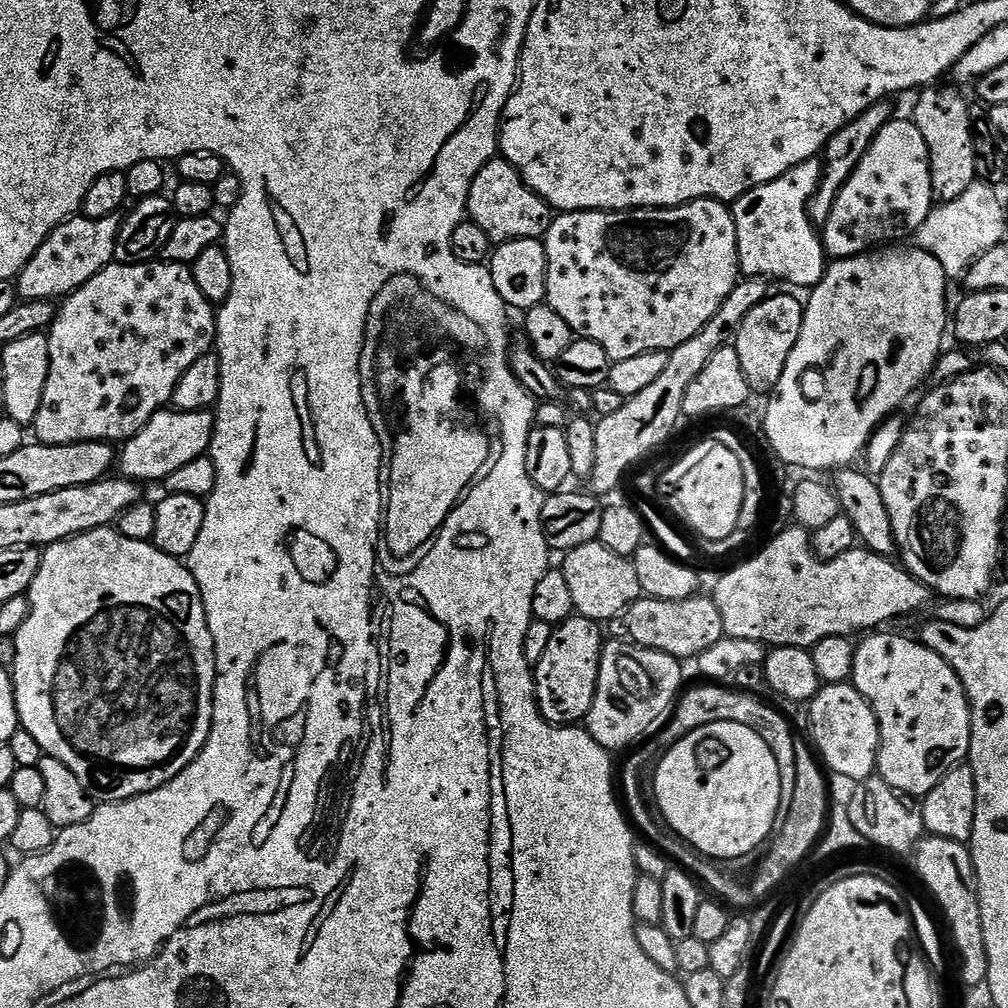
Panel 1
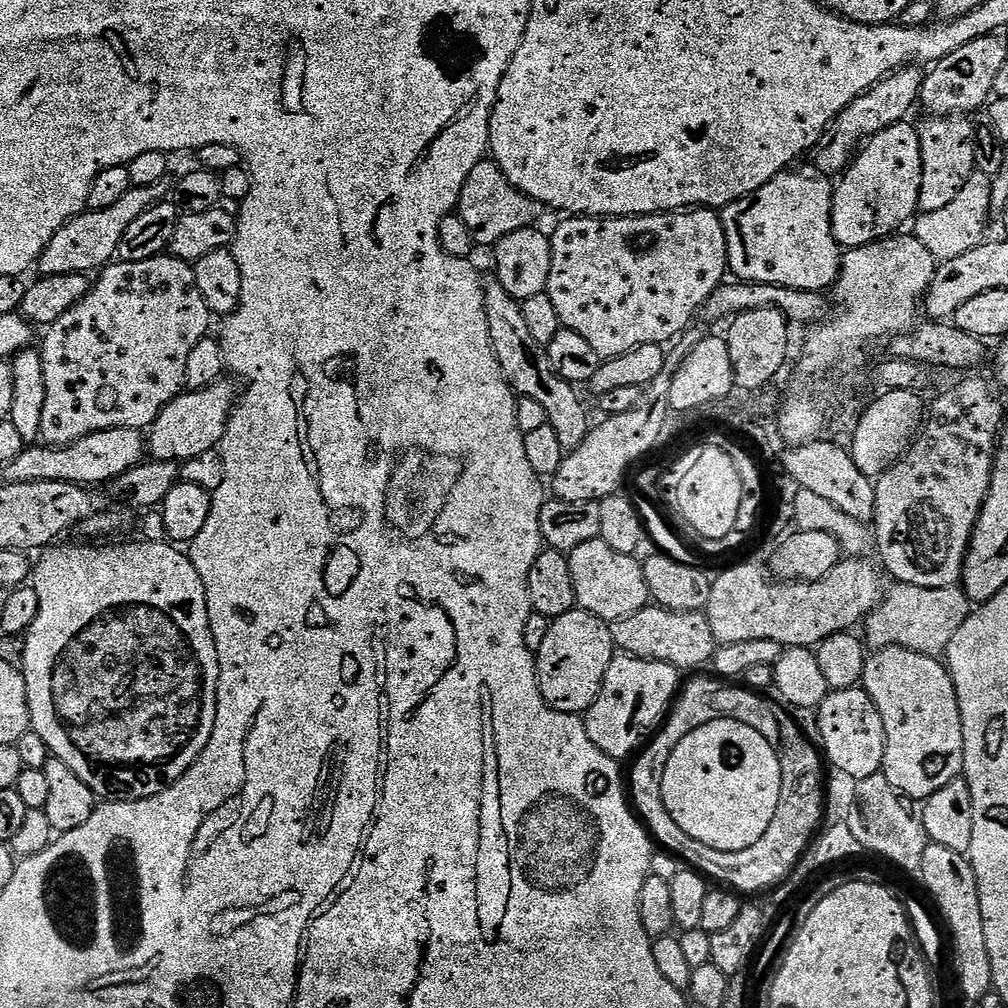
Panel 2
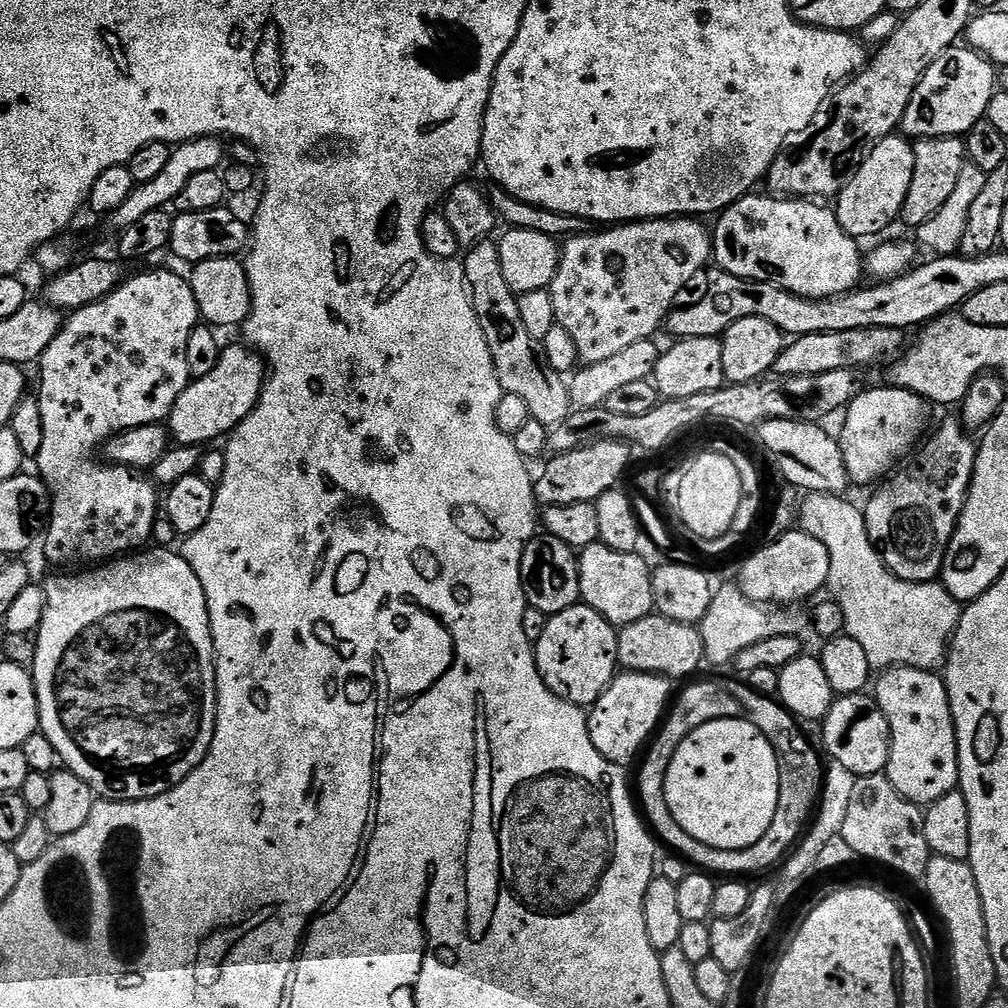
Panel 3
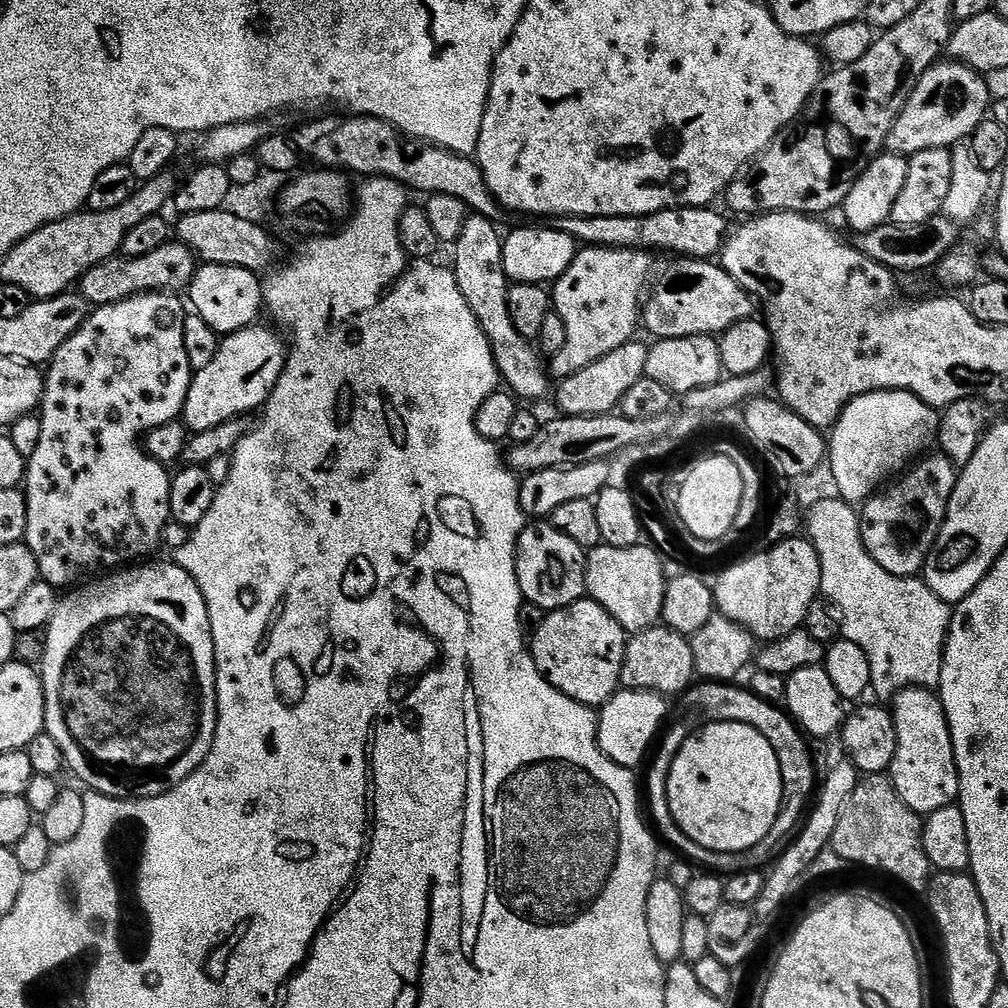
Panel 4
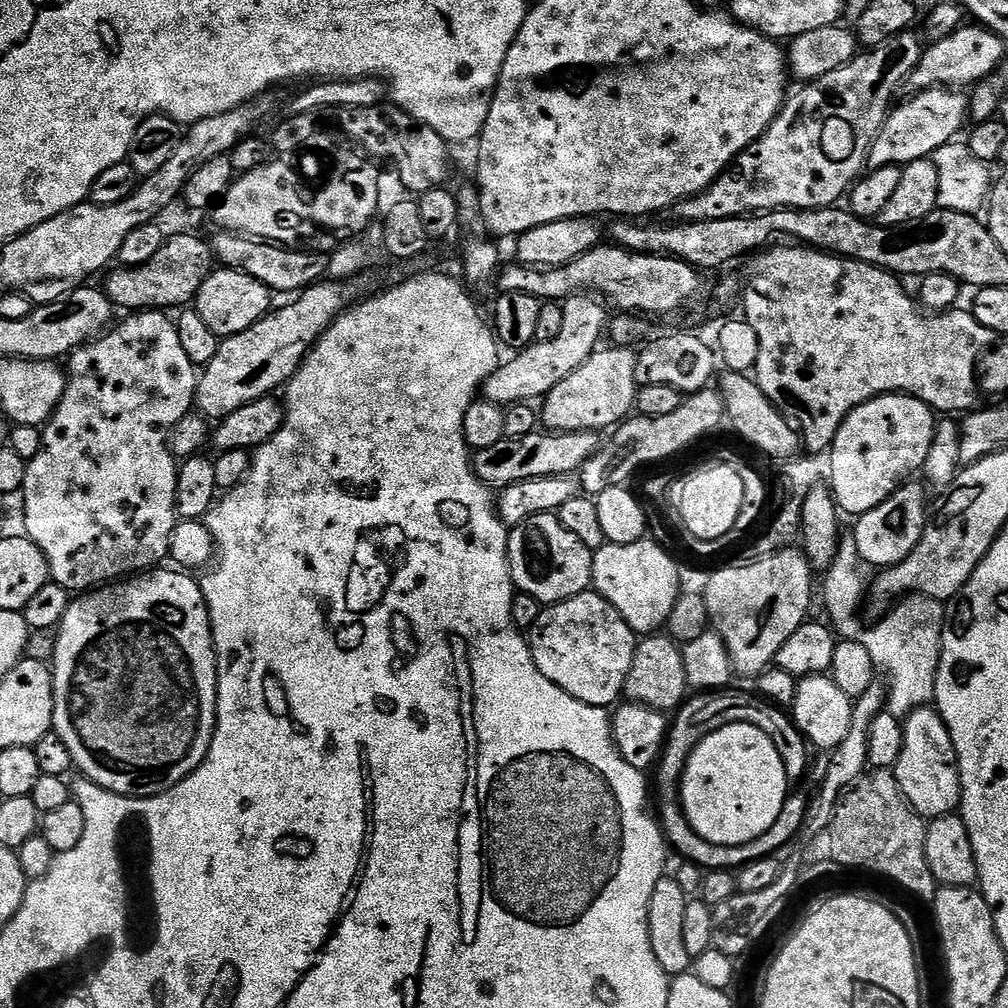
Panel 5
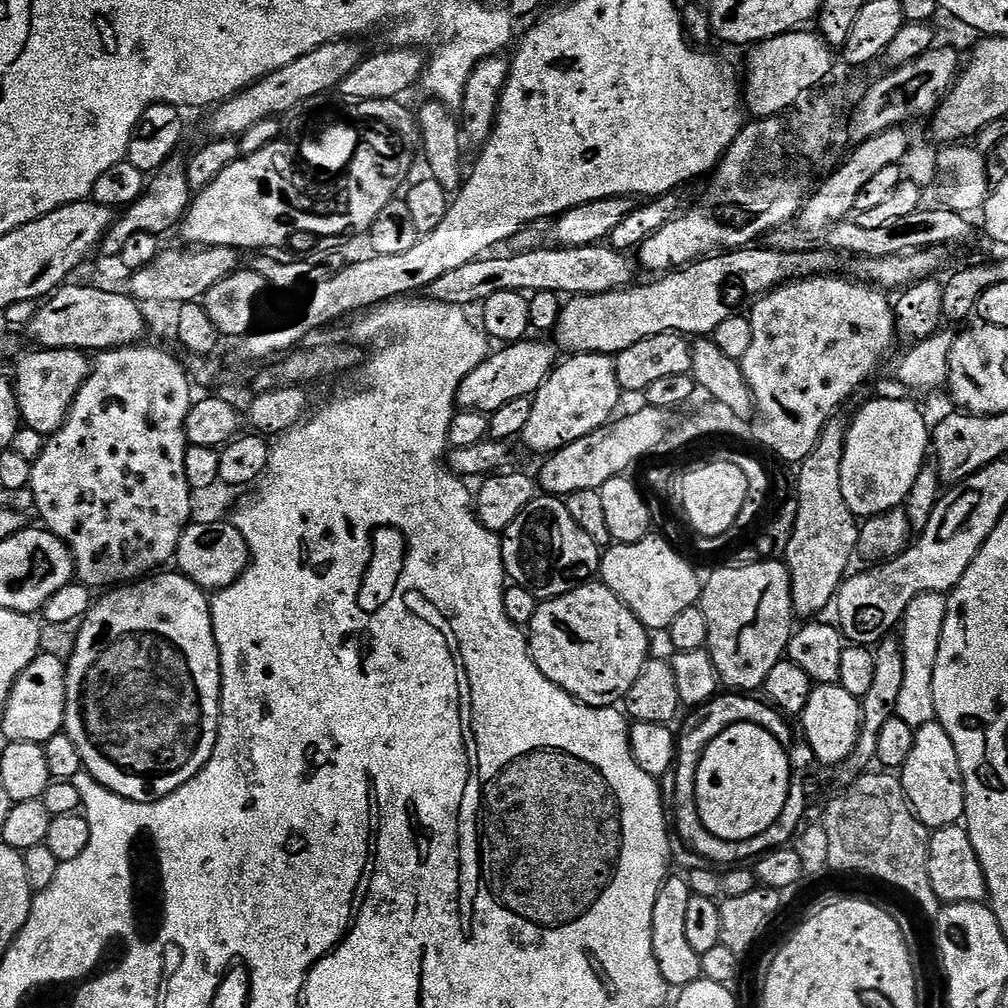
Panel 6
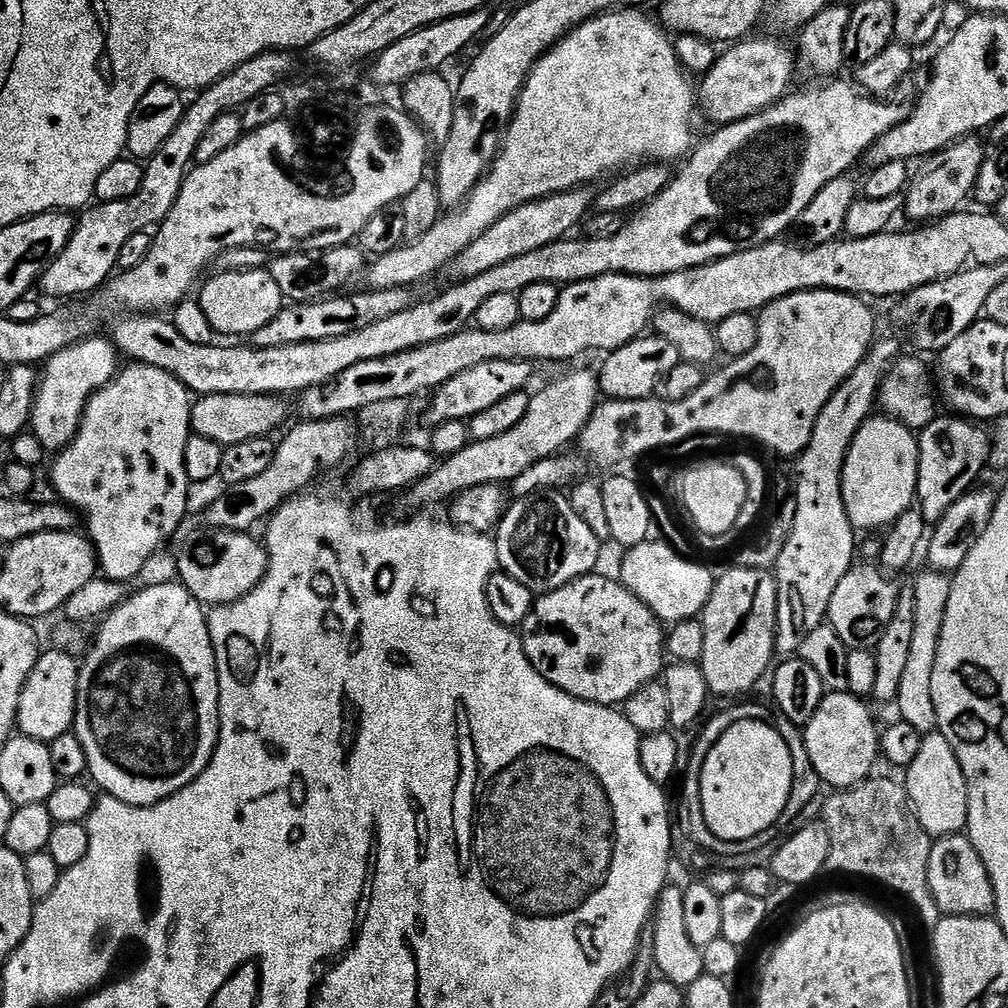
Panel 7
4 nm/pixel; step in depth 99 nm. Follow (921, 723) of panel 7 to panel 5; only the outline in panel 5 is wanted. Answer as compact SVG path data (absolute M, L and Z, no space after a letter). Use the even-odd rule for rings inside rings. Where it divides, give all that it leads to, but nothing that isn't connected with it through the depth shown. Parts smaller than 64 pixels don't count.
M909 594L875 621L873 628L859 633L858 638L874 662L877 673L888 686L887 711L903 721L919 708L927 708L936 699L938 662L942 650L945 605L928 596Z

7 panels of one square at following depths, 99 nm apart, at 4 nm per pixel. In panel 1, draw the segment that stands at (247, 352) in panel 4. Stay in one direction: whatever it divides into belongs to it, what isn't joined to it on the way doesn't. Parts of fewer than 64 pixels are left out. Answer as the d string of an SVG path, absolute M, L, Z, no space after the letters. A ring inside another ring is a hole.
M161 410L155 412L146 422L146 426L135 429L132 436L118 452L119 475L137 482L156 480L162 482L174 470L186 466L186 462L194 462L194 458L209 455L212 446L212 435L216 425L215 415L211 411L177 412Z

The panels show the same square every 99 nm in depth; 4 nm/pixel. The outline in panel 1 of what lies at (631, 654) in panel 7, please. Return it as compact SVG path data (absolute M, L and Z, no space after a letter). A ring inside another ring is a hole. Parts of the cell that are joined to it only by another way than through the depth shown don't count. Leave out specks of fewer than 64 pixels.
M579 614L553 627L546 654L542 654L542 658L534 665L536 706L549 724L576 726L587 721L598 686L600 653L604 651L605 643L601 625Z

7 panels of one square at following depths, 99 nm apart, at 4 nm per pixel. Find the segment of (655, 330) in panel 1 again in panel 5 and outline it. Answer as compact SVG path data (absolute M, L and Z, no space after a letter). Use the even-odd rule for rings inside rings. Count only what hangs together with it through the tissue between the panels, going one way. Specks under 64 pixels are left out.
M577 294L569 296L567 300L563 301L562 307L564 309L562 314L562 334L558 334L558 338L550 338L550 342L536 340L529 344L527 348L519 349L513 355L516 356L513 360L505 359L492 371L490 378L484 380L482 385L483 399L490 400L501 406L539 401L547 396L550 390L554 390L554 386L558 386L558 382L562 382L562 378L570 378L570 374L574 374L574 370L578 370L578 366L582 366L582 362L586 362L591 358L592 353L597 351L598 345L601 343L601 341L599 342L600 335L603 332L605 335L610 324L610 312L604 309L606 307L605 301L592 294Z

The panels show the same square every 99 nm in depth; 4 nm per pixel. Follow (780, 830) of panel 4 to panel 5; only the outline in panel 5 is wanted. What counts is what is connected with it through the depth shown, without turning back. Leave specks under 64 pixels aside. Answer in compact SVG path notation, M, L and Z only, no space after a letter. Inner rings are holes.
M717 690L696 694L685 699L671 721L664 747L658 757L658 764L668 764L668 756L672 756L672 752L676 752L676 756L687 758L700 745L702 738L706 738L722 726L749 724L758 726L758 730L762 730L762 734L766 734L766 738L770 738L770 742L774 742L774 746L778 750L778 758L782 758L782 766L786 766L789 781L796 782L796 780L802 779L804 771L808 768L810 748L806 743L806 738L796 727L793 717L787 711L781 710L775 704L769 704L767 700L751 691L749 691L750 693L732 691Z

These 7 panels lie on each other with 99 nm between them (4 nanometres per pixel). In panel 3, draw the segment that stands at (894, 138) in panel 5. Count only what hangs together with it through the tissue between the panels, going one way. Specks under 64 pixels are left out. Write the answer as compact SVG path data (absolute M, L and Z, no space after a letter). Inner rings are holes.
M947 48L918 82L899 131L913 141L943 136L967 137L975 124L984 119L986 106L990 106L990 98L997 91L997 65L973 48Z

